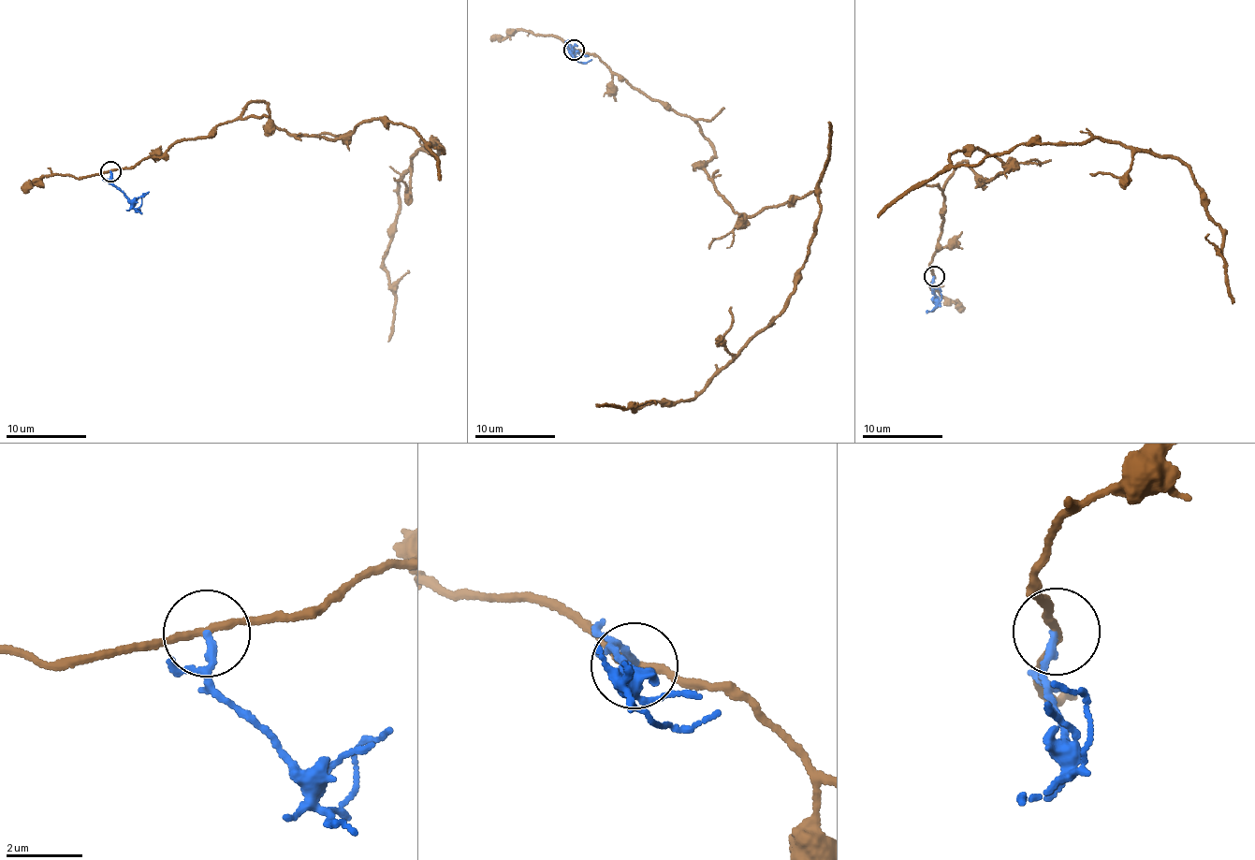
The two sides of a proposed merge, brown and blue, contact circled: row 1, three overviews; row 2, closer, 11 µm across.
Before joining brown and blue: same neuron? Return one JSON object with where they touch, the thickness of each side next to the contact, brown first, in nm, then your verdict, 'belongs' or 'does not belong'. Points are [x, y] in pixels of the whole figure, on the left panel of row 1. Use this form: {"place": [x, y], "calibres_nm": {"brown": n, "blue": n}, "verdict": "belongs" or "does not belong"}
{"place": [110, 171], "calibres_nm": {"brown": 190, "blue": 200}, "verdict": "does not belong"}

